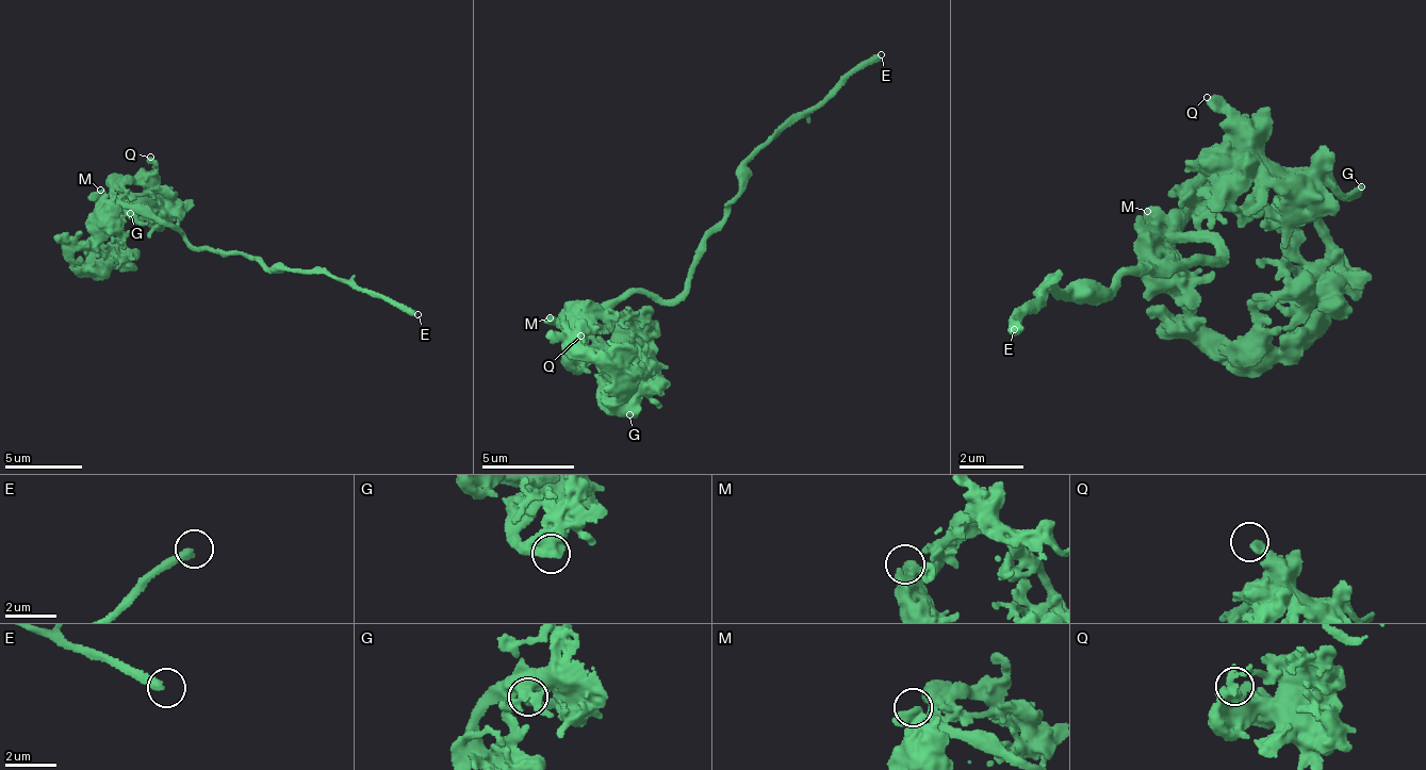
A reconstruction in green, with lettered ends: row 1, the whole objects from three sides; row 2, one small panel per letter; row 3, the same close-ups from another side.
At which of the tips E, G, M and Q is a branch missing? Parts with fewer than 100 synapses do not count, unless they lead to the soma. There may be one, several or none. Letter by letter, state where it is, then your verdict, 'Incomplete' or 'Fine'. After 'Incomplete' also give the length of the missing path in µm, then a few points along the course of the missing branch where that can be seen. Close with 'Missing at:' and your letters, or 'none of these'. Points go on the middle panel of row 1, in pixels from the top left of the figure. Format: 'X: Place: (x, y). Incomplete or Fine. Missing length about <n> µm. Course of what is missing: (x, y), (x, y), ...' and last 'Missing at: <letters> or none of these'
E: Place: (881, 54). Incomplete. Missing length about 70 µm
G: Place: (629, 414). Fine
M: Place: (550, 317). Fine
Q: Place: (580, 336). Fine
Missing at: E

